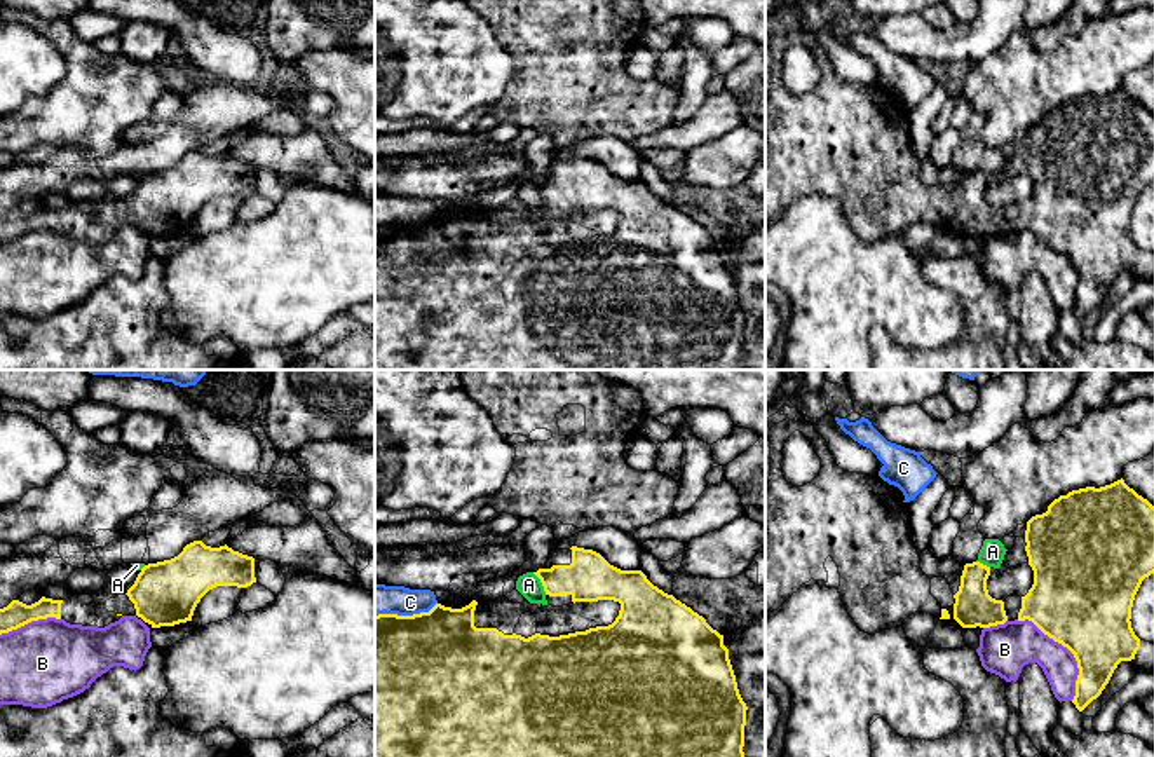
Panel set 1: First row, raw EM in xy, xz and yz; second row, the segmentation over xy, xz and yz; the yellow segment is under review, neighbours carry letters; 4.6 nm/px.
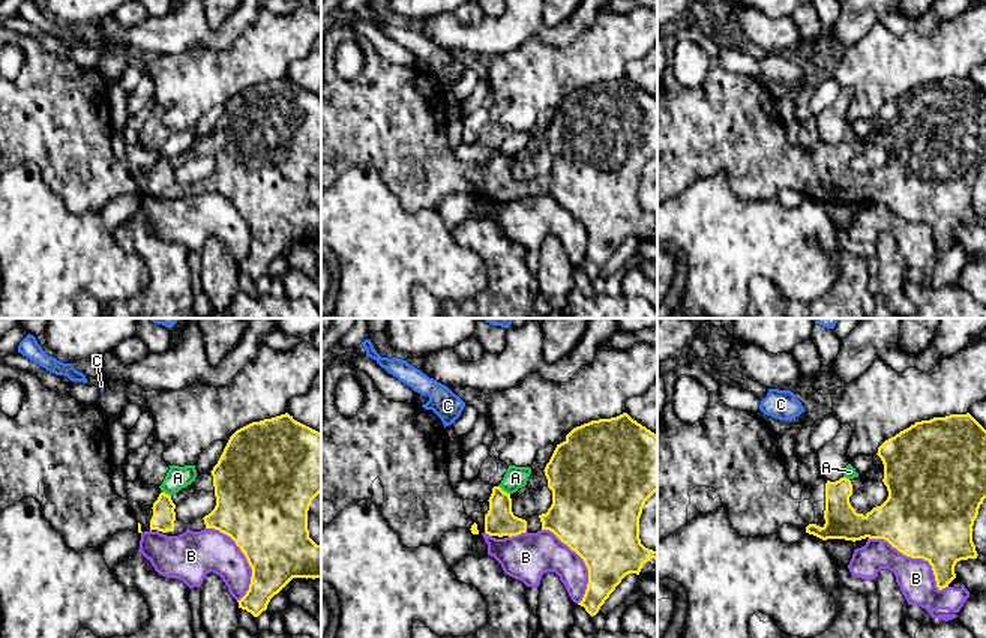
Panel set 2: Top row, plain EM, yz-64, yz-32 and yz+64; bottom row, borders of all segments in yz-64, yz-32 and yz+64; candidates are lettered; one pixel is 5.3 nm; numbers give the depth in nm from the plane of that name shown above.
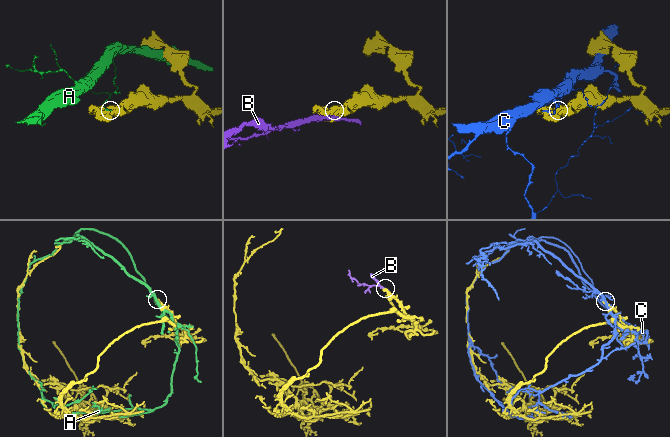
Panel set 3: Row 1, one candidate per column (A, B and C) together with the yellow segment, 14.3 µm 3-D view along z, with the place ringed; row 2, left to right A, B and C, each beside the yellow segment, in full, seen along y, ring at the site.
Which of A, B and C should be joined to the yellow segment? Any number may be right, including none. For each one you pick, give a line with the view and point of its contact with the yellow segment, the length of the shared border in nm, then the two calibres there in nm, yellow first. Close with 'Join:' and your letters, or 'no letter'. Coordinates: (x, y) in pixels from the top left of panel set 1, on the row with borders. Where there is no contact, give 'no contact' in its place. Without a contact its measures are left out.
Join: no letter

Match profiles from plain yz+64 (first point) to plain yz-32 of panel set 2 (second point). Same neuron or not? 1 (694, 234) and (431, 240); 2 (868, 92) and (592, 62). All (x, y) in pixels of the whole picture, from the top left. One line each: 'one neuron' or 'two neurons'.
1: one neuron
2: one neuron

